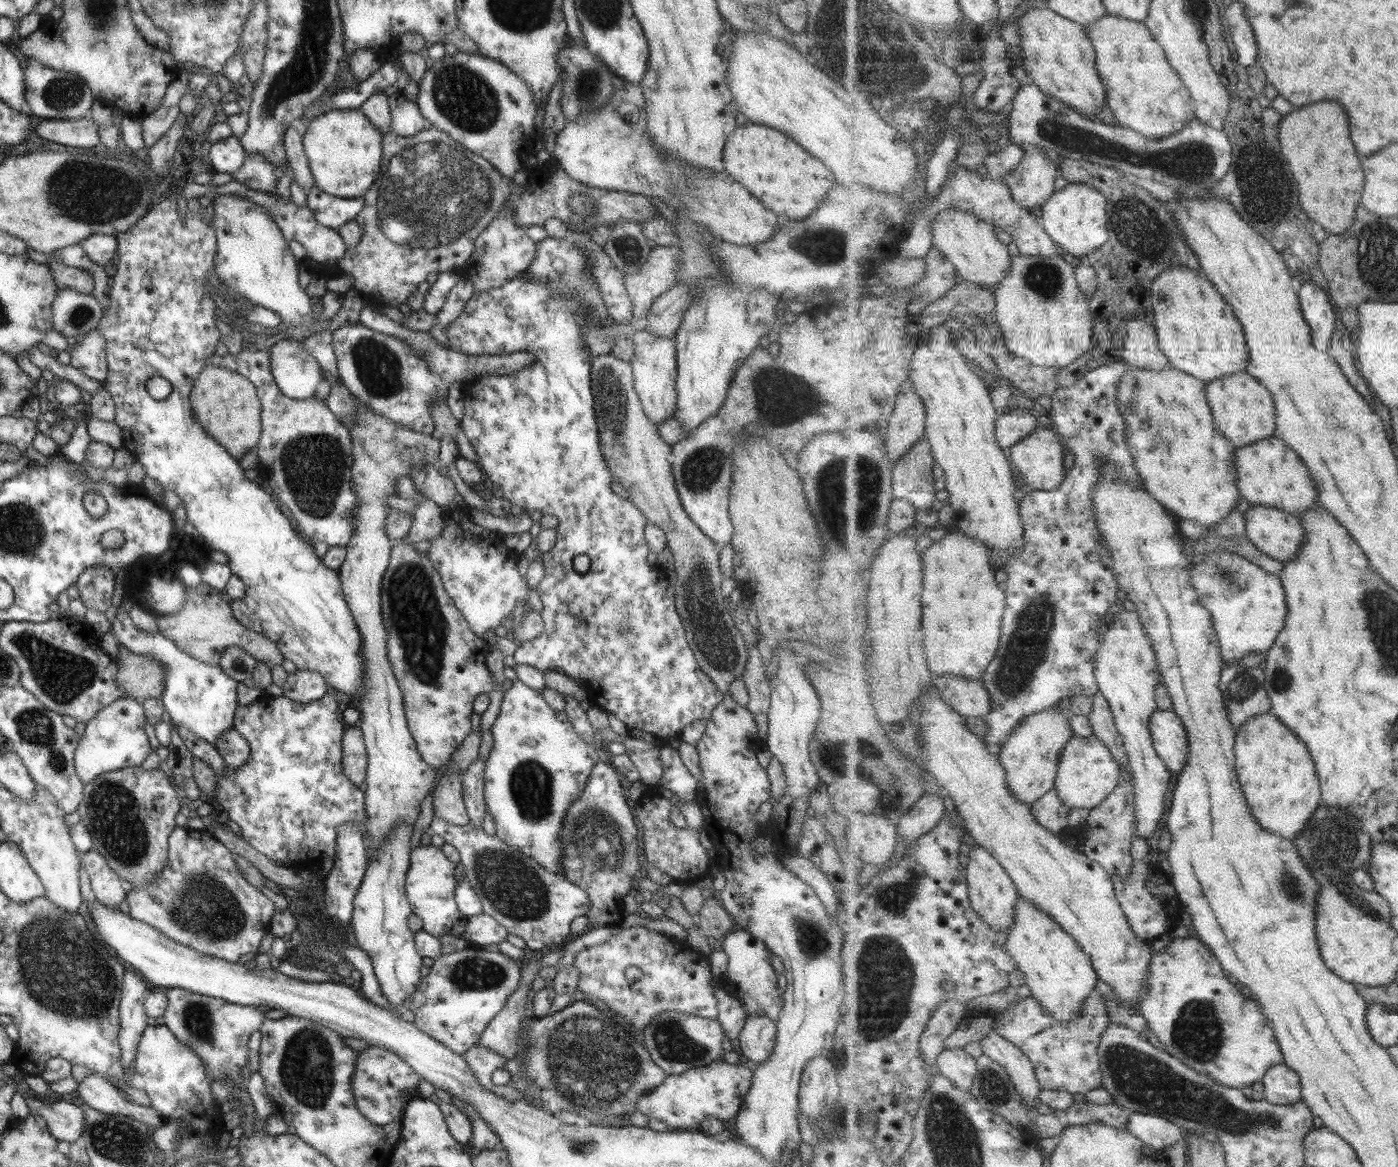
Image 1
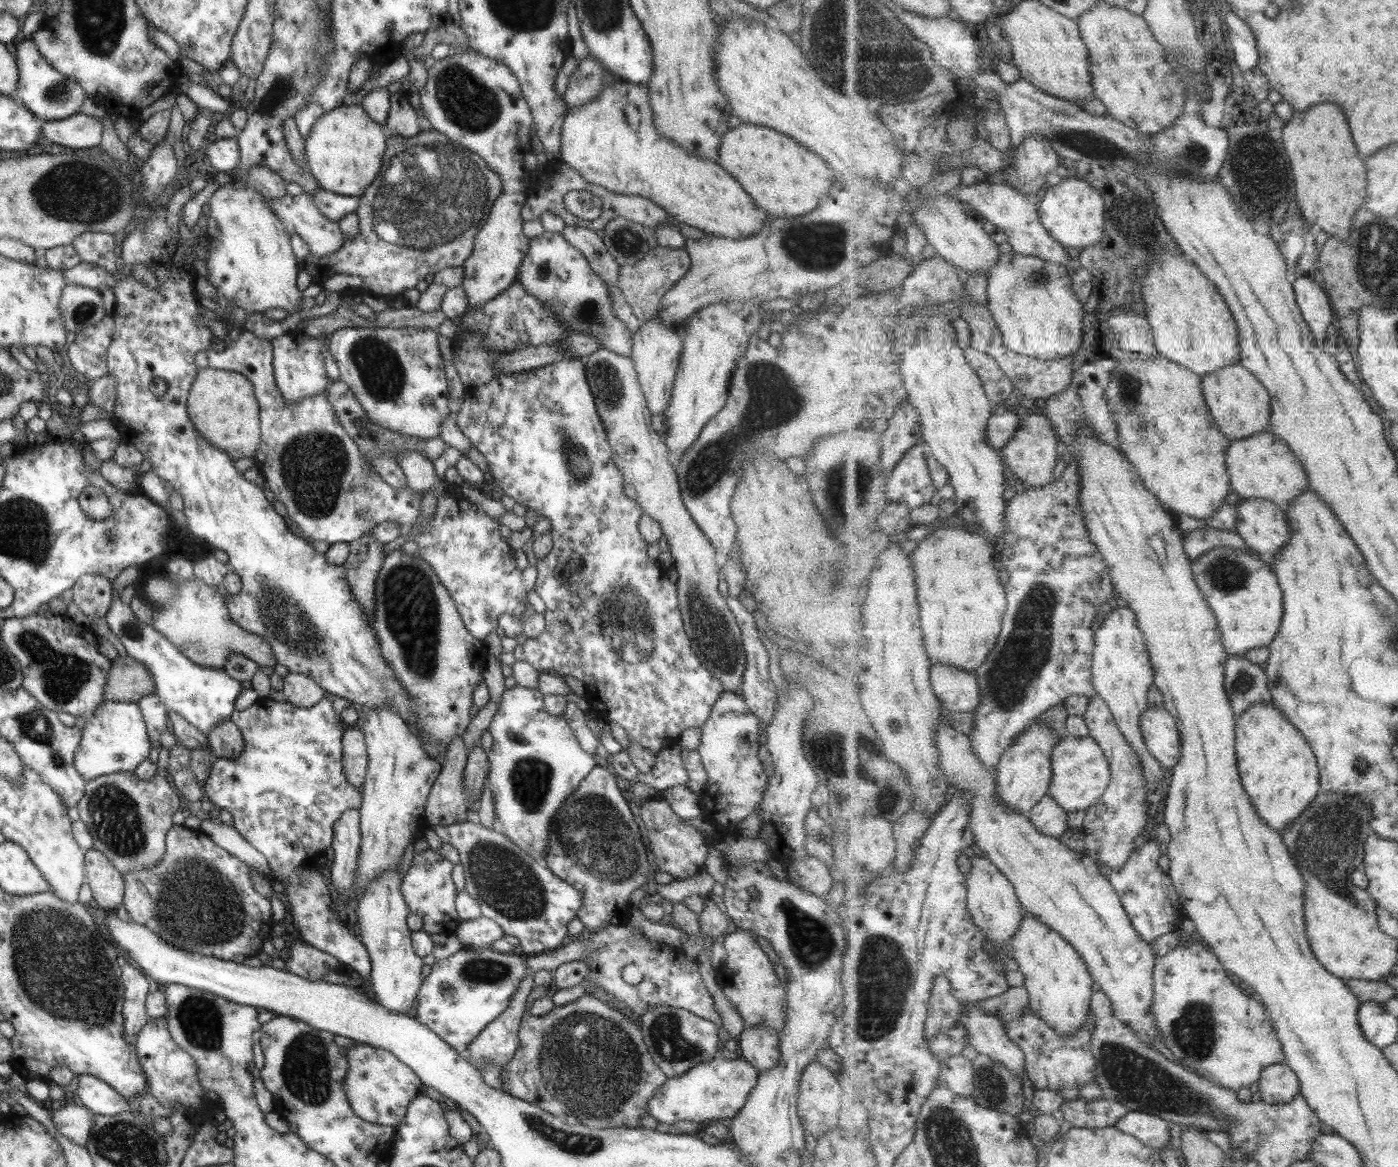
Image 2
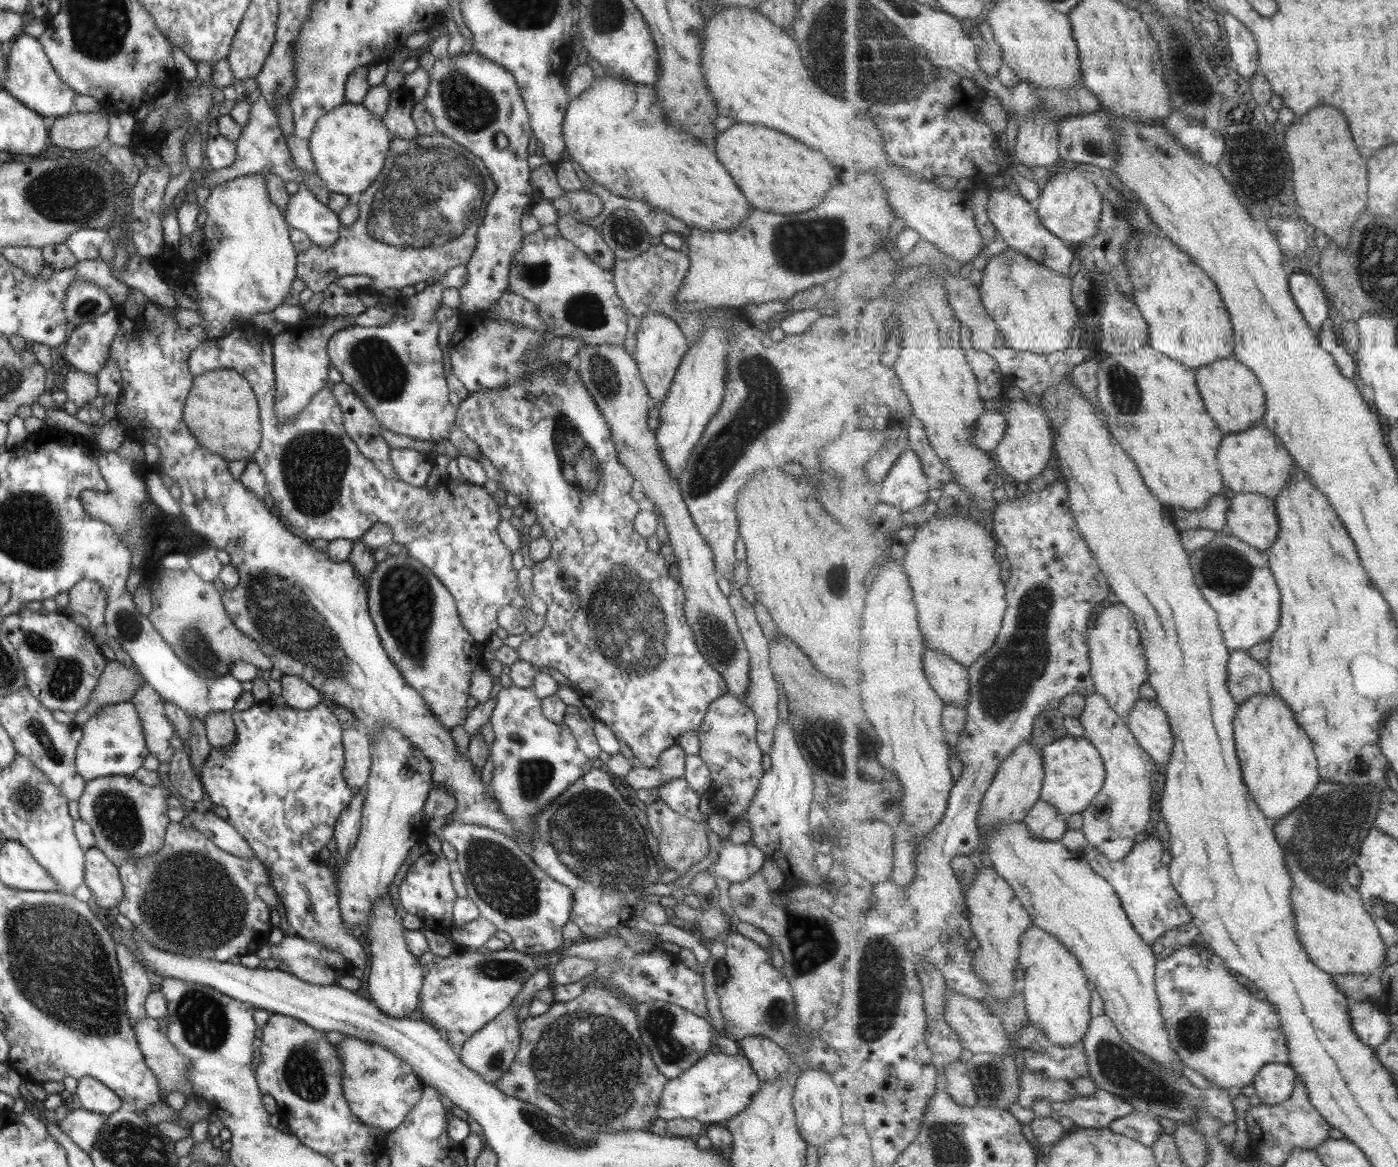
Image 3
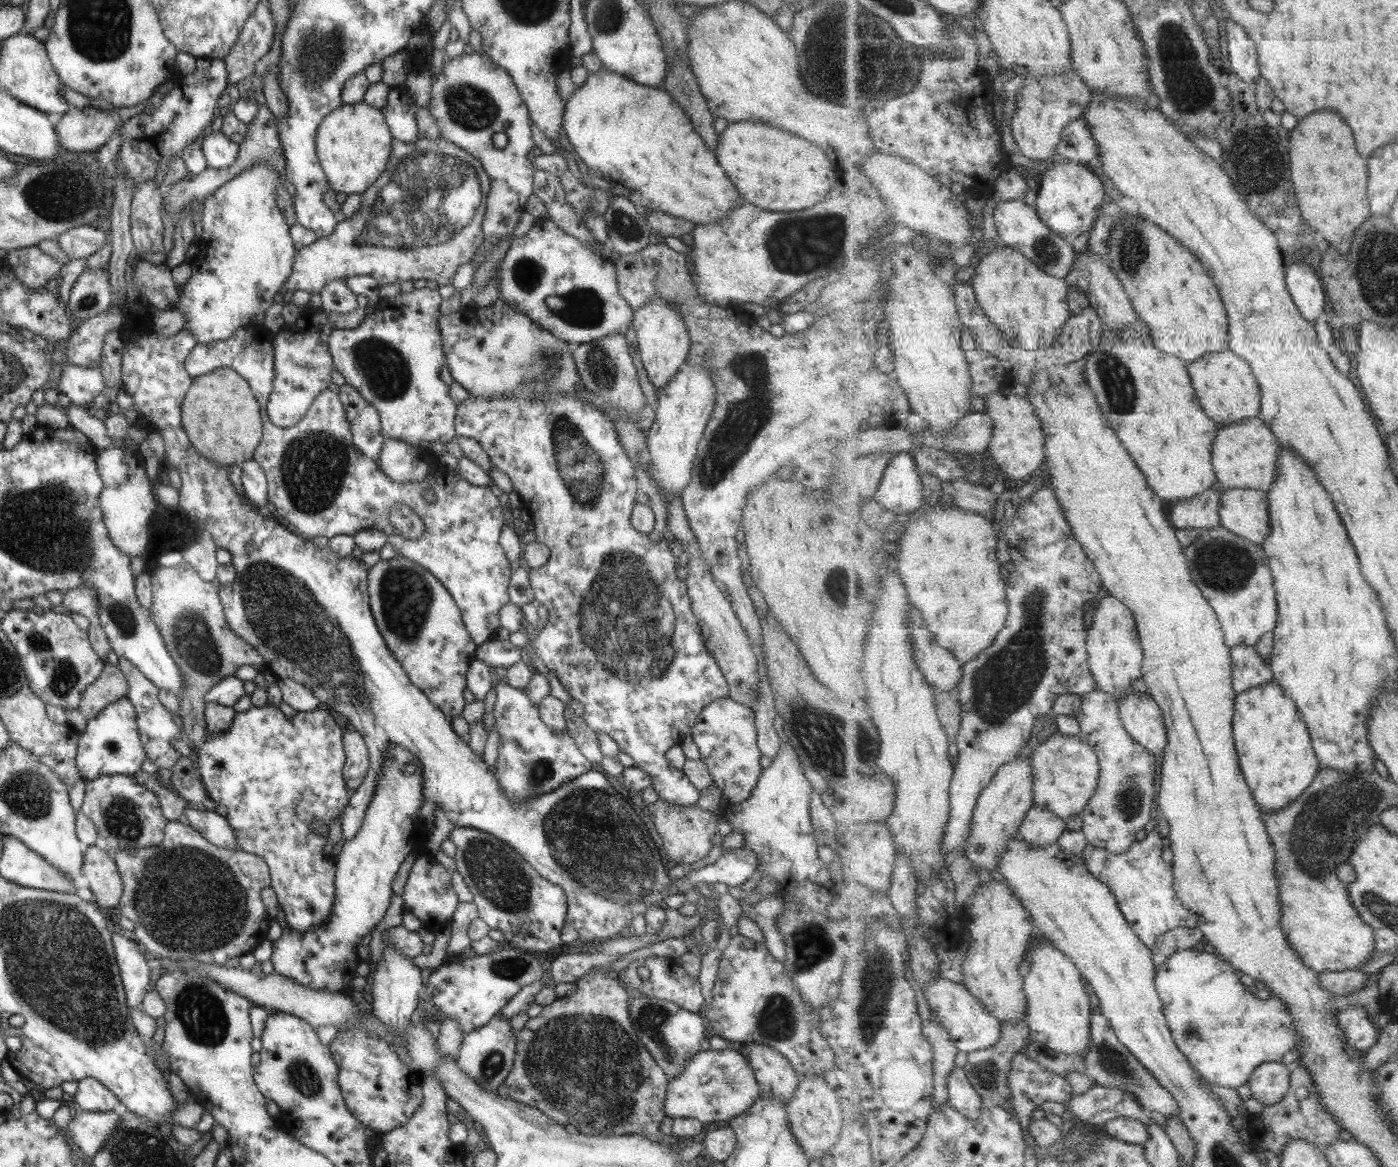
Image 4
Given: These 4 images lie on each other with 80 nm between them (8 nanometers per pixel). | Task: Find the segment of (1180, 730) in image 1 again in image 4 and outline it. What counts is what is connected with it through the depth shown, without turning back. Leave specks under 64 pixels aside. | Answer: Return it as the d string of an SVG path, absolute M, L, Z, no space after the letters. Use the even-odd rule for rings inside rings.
M1149 692L1129 693L1118 706L1129 734L1148 751L1162 758L1168 746L1168 727L1156 699Z

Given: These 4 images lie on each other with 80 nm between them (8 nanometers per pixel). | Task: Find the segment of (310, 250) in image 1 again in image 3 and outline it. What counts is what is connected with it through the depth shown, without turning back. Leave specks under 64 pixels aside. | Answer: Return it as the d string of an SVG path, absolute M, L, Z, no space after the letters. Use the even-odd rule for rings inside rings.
M303 181L297 183L296 193L290 196L286 208L281 210L289 228L296 228L304 232L312 244L318 247L328 247L338 237L340 222L338 215L331 212L319 199L306 187Z

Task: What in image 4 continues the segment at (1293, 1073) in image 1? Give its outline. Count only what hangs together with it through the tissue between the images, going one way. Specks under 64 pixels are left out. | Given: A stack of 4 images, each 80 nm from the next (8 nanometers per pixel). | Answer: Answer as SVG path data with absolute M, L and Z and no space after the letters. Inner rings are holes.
M1280 1062L1263 1063L1252 1074L1251 1087L1254 1100L1262 1106L1281 1102L1292 1089L1292 1071Z

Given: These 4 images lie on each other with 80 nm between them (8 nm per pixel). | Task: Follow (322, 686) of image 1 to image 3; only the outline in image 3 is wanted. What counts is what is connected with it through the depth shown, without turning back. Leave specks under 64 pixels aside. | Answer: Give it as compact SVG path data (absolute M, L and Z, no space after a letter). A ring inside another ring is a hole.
M282 675L278 681L281 698L289 708L309 710L324 702L317 690L300 680L298 676Z

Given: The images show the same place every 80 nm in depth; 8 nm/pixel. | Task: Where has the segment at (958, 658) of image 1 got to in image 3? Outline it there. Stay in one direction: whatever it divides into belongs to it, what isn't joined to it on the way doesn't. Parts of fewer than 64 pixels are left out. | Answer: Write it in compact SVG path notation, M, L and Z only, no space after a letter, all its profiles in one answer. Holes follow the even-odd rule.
M971 512L955 516L933 517L916 526L914 538L907 544L902 561L910 576L919 611L920 627L927 646L948 654L958 663L970 667L995 644L1007 612L1006 584L1001 582L1001 566L995 560L997 541L994 532L985 532L985 524Z

